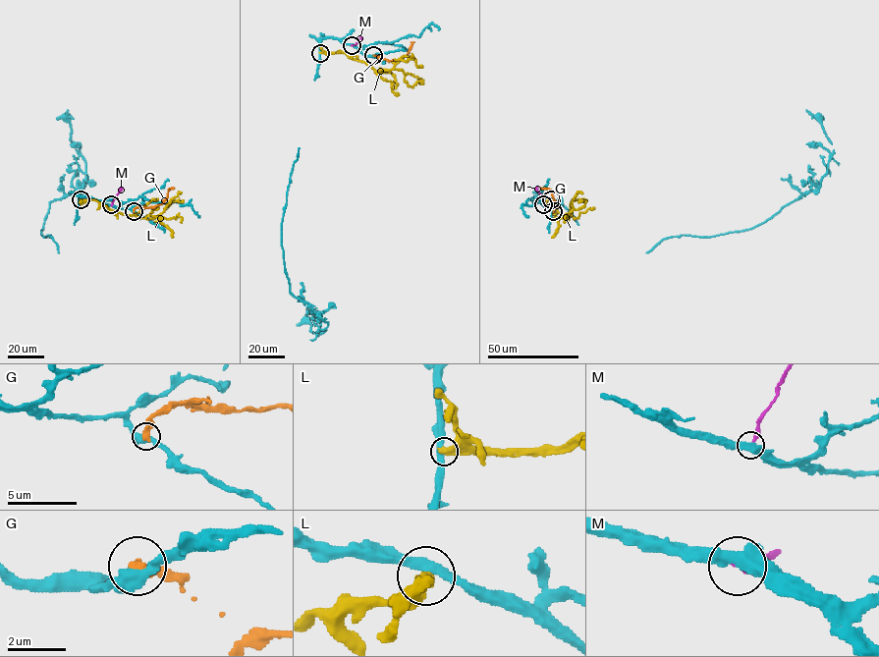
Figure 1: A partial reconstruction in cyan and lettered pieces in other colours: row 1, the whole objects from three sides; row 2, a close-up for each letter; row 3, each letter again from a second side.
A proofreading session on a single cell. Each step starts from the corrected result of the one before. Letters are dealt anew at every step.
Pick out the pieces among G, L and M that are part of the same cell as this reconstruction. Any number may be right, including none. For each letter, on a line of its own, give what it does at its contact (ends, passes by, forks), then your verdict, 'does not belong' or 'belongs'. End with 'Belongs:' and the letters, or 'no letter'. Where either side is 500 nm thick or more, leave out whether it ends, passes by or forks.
G: it ends; does not belong
L: does not belong
M: it ends; does not belong
Belongs: no letter

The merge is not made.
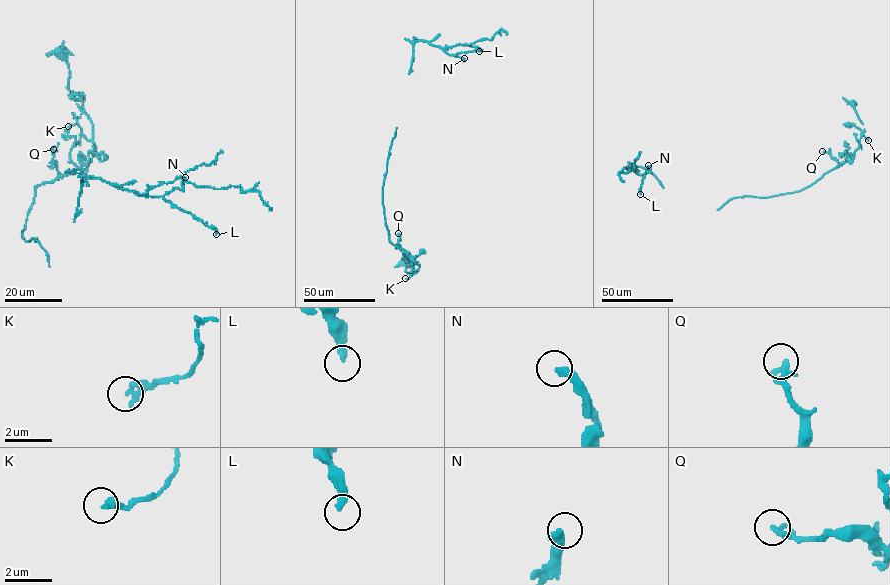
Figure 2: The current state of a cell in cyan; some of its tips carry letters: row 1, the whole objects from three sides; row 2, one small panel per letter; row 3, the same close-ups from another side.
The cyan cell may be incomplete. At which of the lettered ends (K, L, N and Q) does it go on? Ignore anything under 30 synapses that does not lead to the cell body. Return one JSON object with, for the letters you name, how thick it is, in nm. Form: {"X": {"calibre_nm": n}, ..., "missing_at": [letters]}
{"L": {"calibre_nm": 300}, "missing_at": ["L"]}

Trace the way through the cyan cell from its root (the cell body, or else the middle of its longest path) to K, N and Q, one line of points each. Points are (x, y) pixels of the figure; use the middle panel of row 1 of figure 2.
K: (402, 263), (408, 273), (413, 273), (405, 278)
N: (402, 263), (410, 275), (419, 266), (389, 240), (382, 190), (413, 43), (426, 41), (464, 58)
Q: (402, 263), (410, 275), (419, 266), (401, 249), (398, 233)

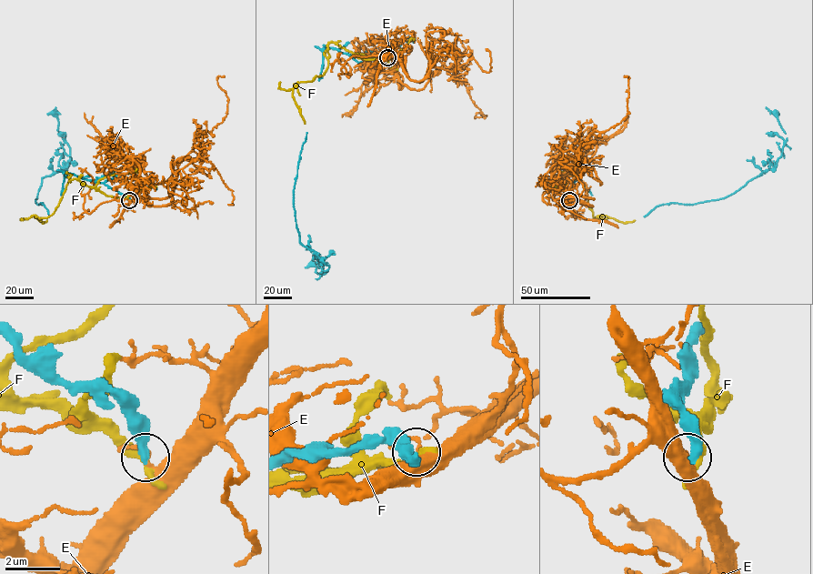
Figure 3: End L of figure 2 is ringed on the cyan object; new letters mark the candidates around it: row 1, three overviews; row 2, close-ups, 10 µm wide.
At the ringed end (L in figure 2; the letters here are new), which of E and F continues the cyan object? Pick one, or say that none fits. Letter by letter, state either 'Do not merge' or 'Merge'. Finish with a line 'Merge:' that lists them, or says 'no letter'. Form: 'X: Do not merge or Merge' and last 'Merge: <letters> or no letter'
E: Do not merge
F: Do not merge
Merge: no letter

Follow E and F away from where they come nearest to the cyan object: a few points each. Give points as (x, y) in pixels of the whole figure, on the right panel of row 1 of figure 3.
E: (569, 201), (566, 192), (594, 198), (573, 191), (580, 160), (576, 156), (591, 133), (627, 116), (627, 75)
F: (569, 200), (569, 193), (554, 178), (577, 178), (593, 217), (635, 220)

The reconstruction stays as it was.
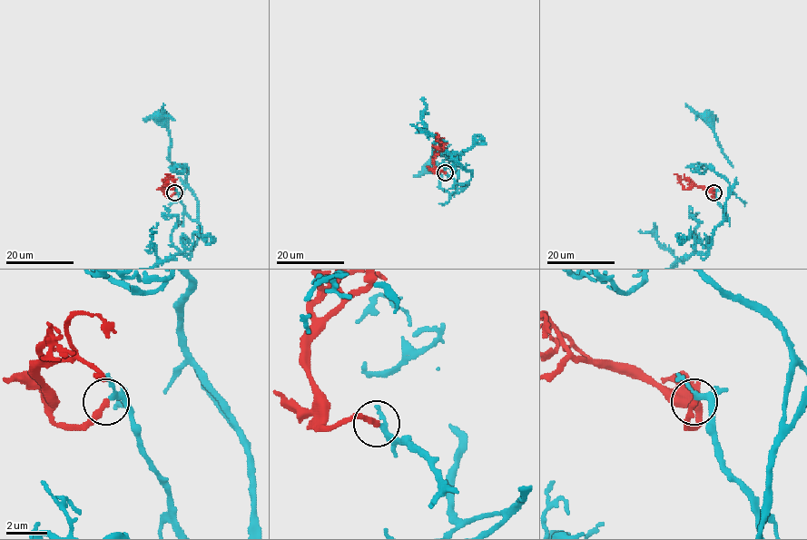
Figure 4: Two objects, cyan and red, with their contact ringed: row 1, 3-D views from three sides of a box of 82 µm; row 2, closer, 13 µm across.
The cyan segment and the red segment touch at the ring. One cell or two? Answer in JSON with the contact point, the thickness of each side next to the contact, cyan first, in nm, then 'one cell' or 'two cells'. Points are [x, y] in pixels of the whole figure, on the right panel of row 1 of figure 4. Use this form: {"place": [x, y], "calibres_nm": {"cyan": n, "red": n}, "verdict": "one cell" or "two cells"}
{"place": [713, 192], "calibres_nm": {"cyan": 200, "red": 300}, "verdict": "one cell"}

